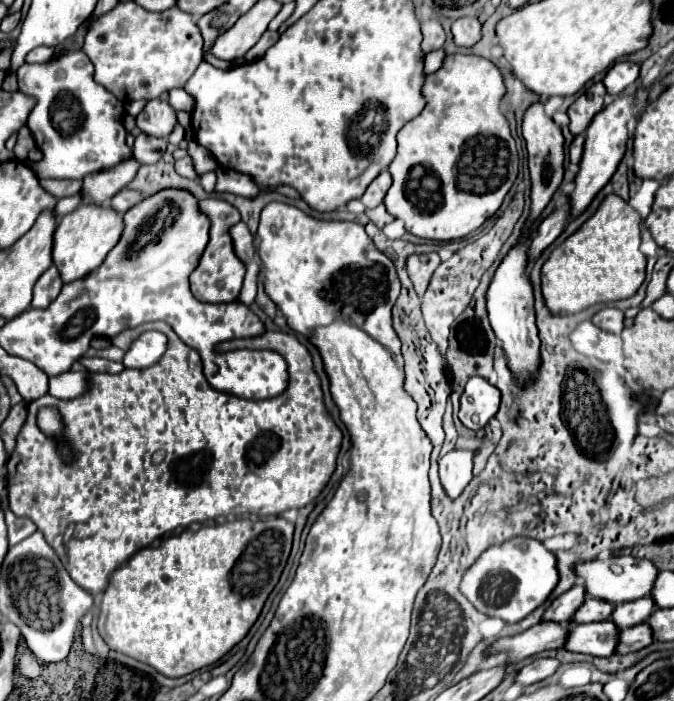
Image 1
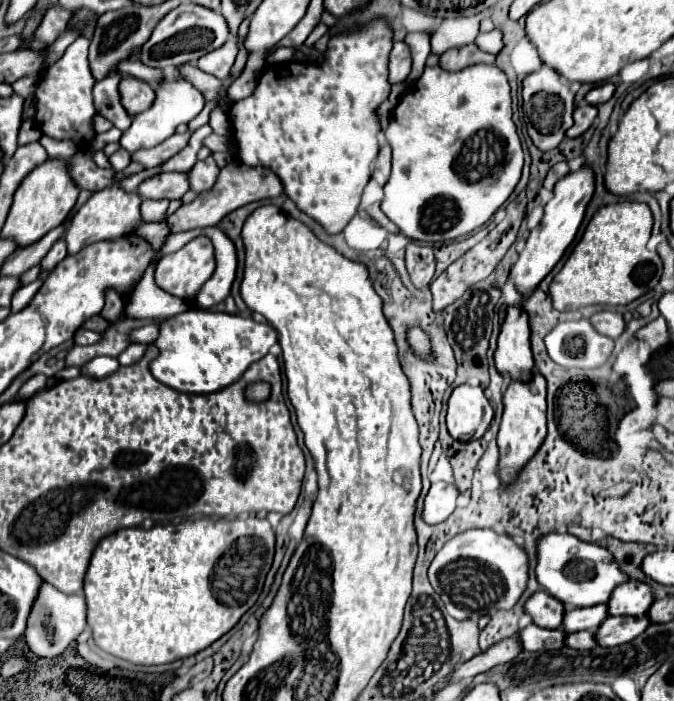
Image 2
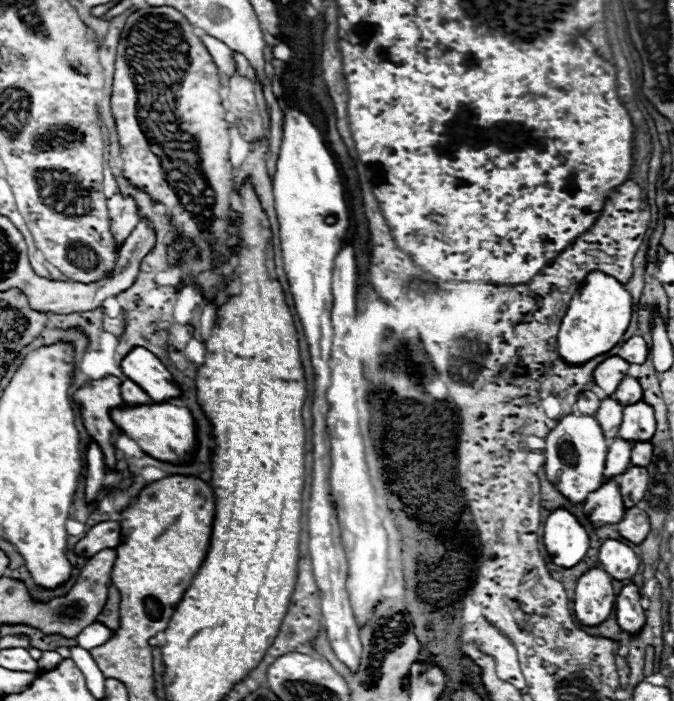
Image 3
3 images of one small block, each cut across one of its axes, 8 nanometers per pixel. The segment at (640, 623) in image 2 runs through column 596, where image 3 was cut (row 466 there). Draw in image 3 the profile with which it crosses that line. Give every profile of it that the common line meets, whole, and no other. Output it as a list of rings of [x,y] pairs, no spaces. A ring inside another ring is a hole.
[[[630,466],[626,472],[620,474],[618,478],[618,486],[622,492],[622,500],[626,508],[636,506],[648,486],[648,470],[644,466]]]

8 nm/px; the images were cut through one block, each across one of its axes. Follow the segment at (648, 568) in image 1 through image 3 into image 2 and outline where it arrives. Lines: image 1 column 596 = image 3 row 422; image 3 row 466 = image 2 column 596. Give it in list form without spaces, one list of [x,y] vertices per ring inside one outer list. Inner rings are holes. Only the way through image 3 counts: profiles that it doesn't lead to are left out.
[[[544,534],[538,538],[536,542],[536,550],[538,550],[538,564],[536,564],[536,580],[538,584],[556,600],[560,600],[566,608],[584,608],[584,606],[594,606],[594,604],[606,604],[610,600],[612,590],[620,584],[626,582],[628,576],[618,568],[616,560],[612,558],[612,554],[592,542],[582,542],[572,534]]]

